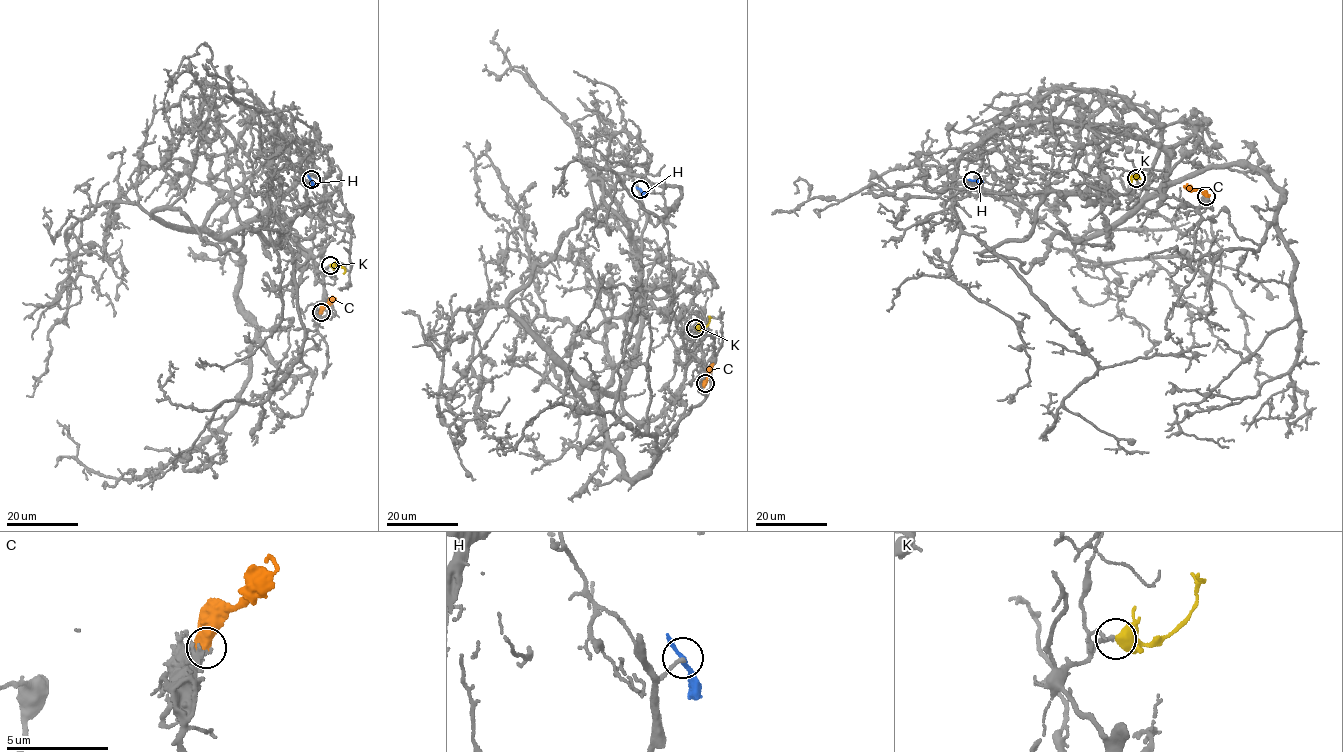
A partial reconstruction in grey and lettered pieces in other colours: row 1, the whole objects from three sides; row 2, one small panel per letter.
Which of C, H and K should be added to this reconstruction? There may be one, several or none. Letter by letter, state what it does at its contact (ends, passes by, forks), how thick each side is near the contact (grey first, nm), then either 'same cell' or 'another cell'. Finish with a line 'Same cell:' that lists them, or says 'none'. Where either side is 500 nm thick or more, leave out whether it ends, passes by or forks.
C: it passes by; calibres 200 and 480 nm; another cell
H: it passes by; calibres 190 and 190 nm; another cell
K: it passes by; calibres 200 and 440 nm; same cell
Same cell: K

